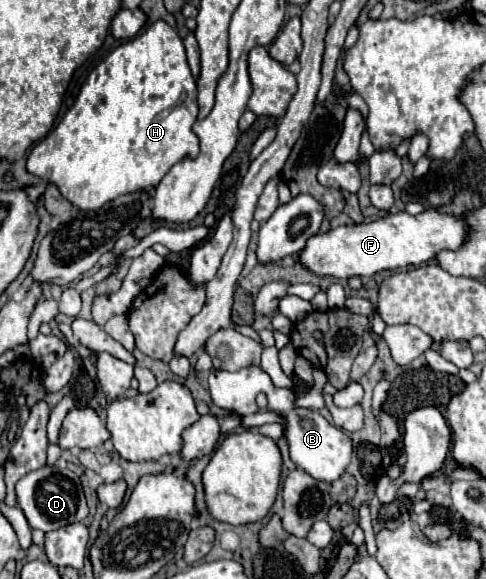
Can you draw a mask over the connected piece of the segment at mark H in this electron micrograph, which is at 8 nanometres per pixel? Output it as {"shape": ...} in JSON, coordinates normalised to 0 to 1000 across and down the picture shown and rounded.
{"shape":[[[327,33],[270,71],[245,78],[183,126],[150,185],[121,216],[68,254],[56,275],[56,295],[76,306],[97,302],[101,313],[121,323],[126,337],[163,361],[212,358],[241,337],[323,323],[348,288],[381,275],[381,268],[405,268],[409,240],[393,223],[405,192],[405,140],[393,130],[377,67],[356,47]]]}

